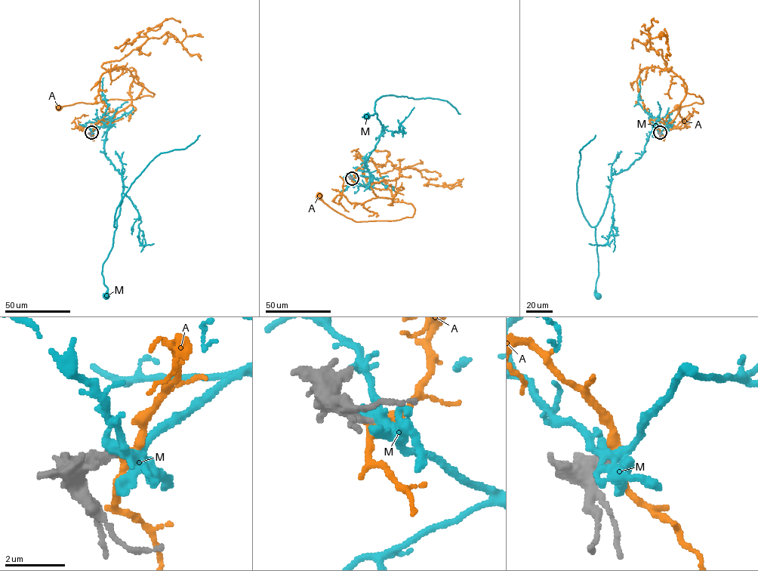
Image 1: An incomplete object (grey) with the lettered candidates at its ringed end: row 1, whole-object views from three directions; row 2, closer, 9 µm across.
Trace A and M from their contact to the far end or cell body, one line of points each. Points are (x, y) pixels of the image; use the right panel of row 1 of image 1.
A: (660, 132), (649, 121), (666, 124), (676, 117), (686, 93), (684, 81), (685, 91), (703, 103), (678, 107)
M: (660, 132), (666, 125), (652, 131), (638, 159), (627, 169), (611, 175), (608, 201), (595, 226), (597, 295)

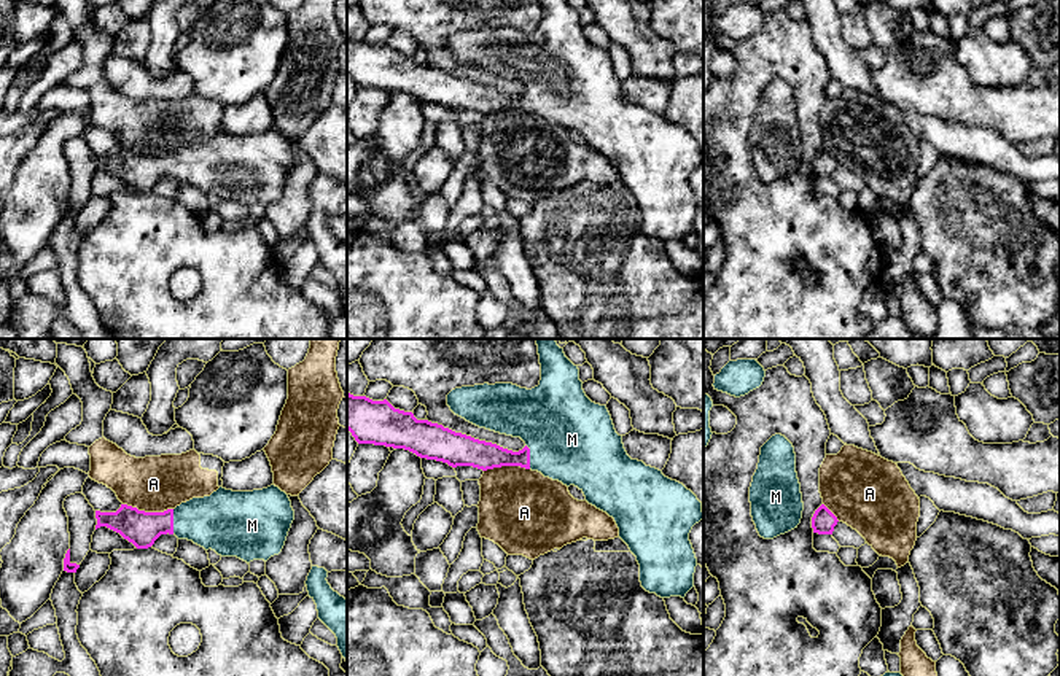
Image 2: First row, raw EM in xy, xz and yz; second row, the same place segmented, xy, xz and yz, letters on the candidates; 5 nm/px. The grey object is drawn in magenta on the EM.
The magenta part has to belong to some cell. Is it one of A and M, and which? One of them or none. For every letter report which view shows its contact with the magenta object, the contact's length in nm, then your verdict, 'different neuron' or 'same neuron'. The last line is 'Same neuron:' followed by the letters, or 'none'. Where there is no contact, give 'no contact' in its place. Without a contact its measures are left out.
A: contact in xy; length 260 nm; different neuron
M: contact in xy; length 130 nm; same neuron
Same neuron: M

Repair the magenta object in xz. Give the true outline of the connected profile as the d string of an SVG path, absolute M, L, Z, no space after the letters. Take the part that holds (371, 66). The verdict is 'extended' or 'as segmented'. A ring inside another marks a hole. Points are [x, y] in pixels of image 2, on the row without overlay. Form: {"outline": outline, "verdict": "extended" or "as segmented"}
{"outline": "M540 0L540 8L541 24L532 33L512 27L484 27L455 32L447 38L447 49L455 59L479 72L520 81L525 91L519 95L428 64L417 64L412 56L395 52L387 43L372 45L350 37L347 37L347 73L358 87L404 92L452 111L473 110L487 115L520 110L567 130L575 129L589 148L614 162L619 181L640 208L641 231L661 242L684 242L694 231L697 202L689 177L703 162L702 146L683 127L627 99L606 49L595 48L586 40L579 13L567 0Z", "verdict": "extended"}

